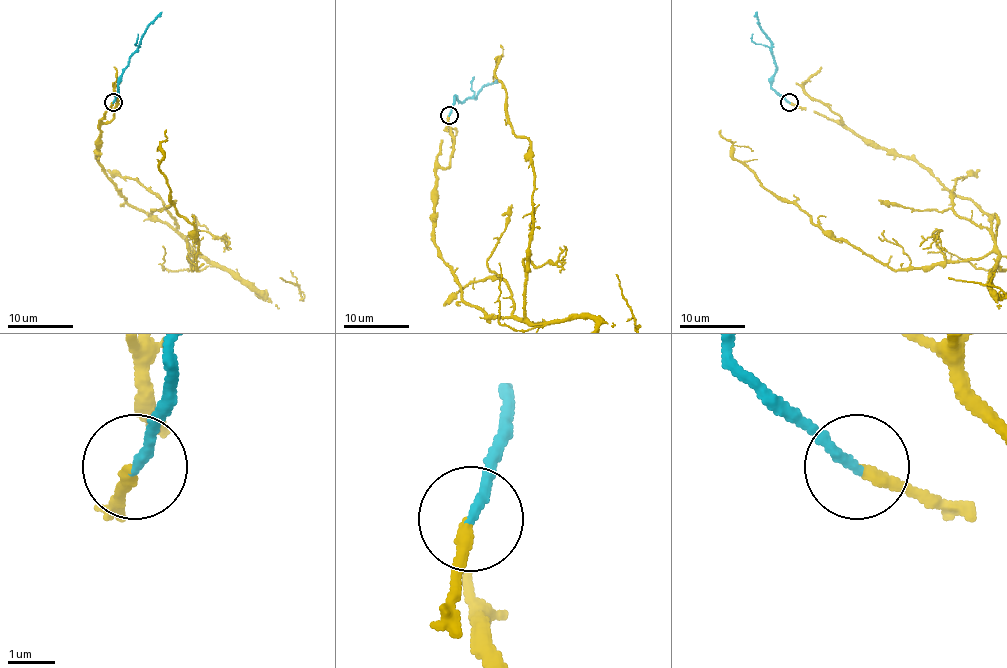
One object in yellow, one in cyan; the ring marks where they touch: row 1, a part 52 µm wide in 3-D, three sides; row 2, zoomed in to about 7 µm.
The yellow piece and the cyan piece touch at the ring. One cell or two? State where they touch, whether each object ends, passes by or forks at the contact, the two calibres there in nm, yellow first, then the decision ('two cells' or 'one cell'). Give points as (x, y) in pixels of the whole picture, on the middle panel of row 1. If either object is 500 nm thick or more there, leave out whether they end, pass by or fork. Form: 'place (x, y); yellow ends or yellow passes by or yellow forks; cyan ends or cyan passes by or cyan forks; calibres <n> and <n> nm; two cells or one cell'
place (449, 115); yellow ends; cyan ends; calibres 260 and 220 nm; one cell

